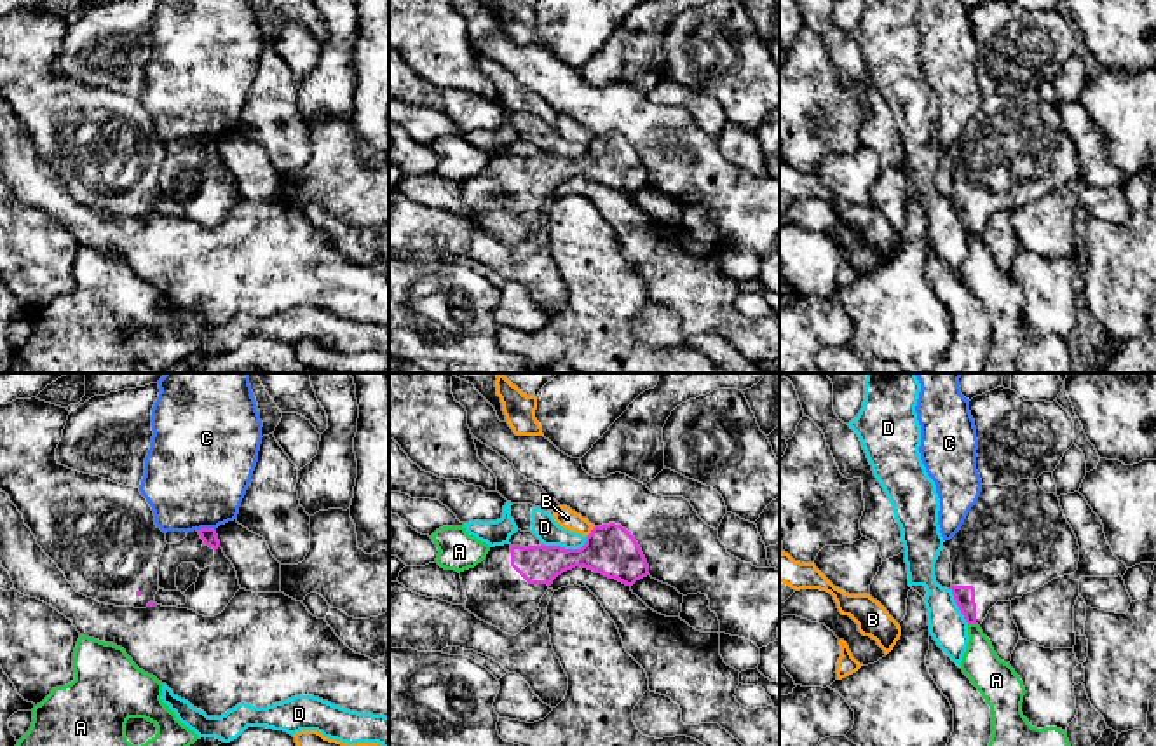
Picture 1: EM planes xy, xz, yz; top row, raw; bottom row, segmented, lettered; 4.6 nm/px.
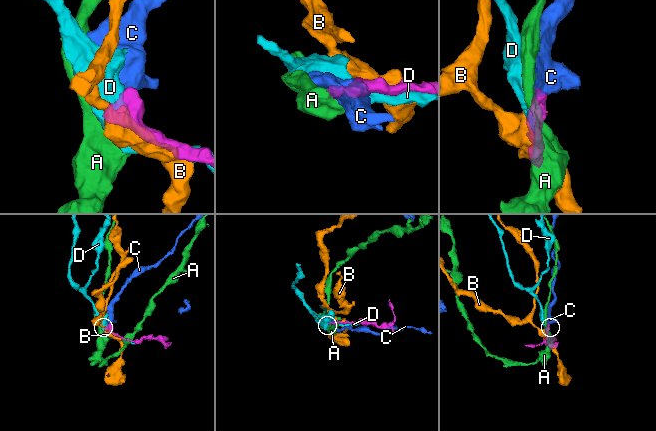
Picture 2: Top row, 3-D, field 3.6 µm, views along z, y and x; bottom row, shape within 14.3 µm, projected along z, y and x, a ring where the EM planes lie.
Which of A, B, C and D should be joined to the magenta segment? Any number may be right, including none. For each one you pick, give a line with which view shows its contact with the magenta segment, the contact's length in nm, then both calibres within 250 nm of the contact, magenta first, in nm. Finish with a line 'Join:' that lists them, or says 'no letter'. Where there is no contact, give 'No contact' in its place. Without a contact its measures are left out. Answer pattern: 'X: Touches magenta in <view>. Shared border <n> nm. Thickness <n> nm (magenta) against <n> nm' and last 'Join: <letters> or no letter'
Join: no letter

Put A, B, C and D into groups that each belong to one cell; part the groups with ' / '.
A / B / C / D

